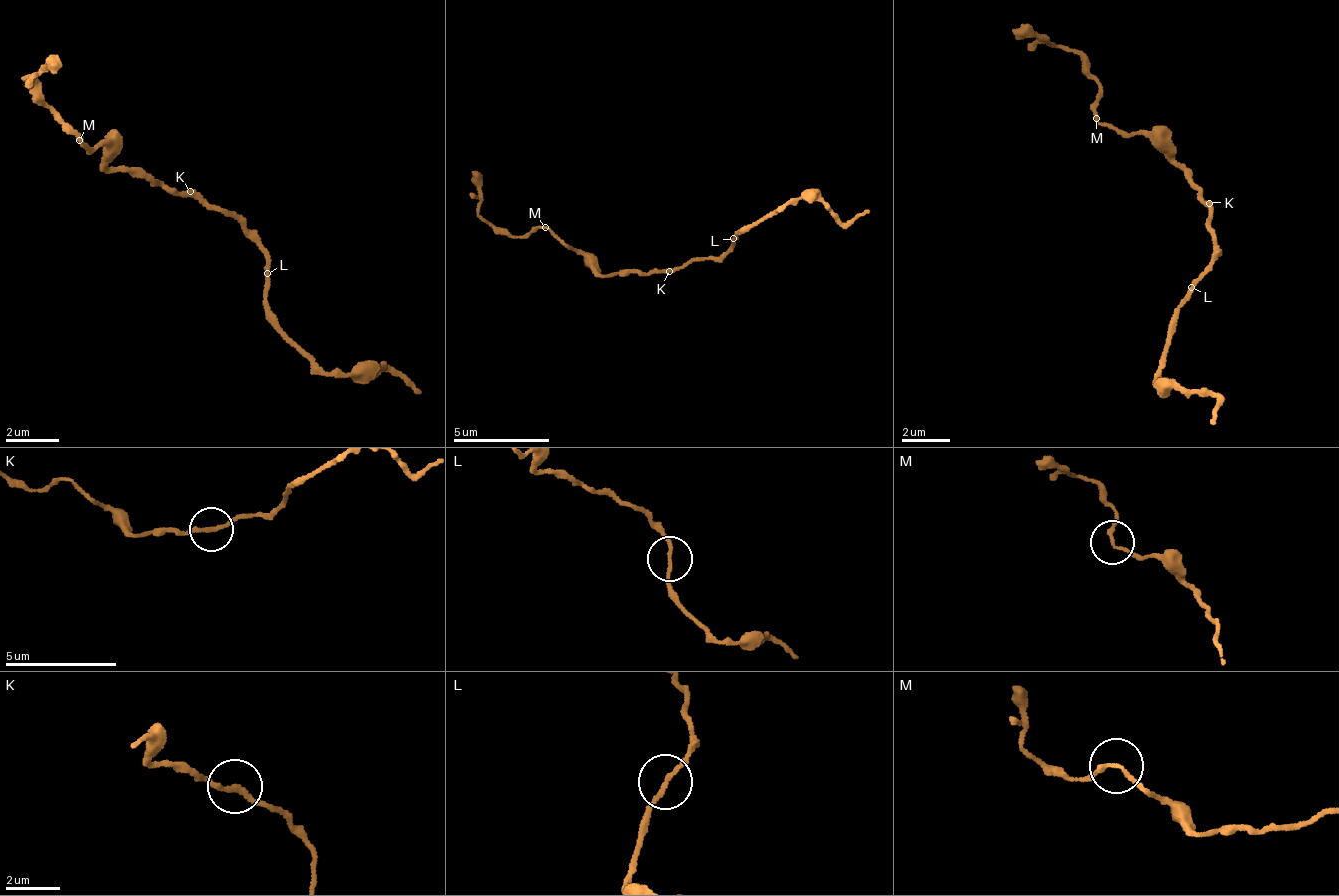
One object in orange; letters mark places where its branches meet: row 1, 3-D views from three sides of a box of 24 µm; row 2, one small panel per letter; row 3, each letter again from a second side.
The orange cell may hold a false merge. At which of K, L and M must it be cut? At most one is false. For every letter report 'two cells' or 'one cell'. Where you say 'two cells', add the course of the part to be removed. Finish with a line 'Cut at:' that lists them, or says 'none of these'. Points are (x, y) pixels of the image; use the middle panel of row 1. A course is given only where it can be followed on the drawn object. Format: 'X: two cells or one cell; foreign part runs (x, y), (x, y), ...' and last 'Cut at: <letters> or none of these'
K: one cell
L: one cell
M: one cell
Cut at: none of these

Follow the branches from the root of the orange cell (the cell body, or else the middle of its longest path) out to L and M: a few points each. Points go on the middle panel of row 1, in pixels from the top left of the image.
L: (671, 271), (727, 250), (733, 246), (733, 238)
M: (671, 271), (602, 276), (600, 271), (581, 256), (576, 256), (546, 229)

